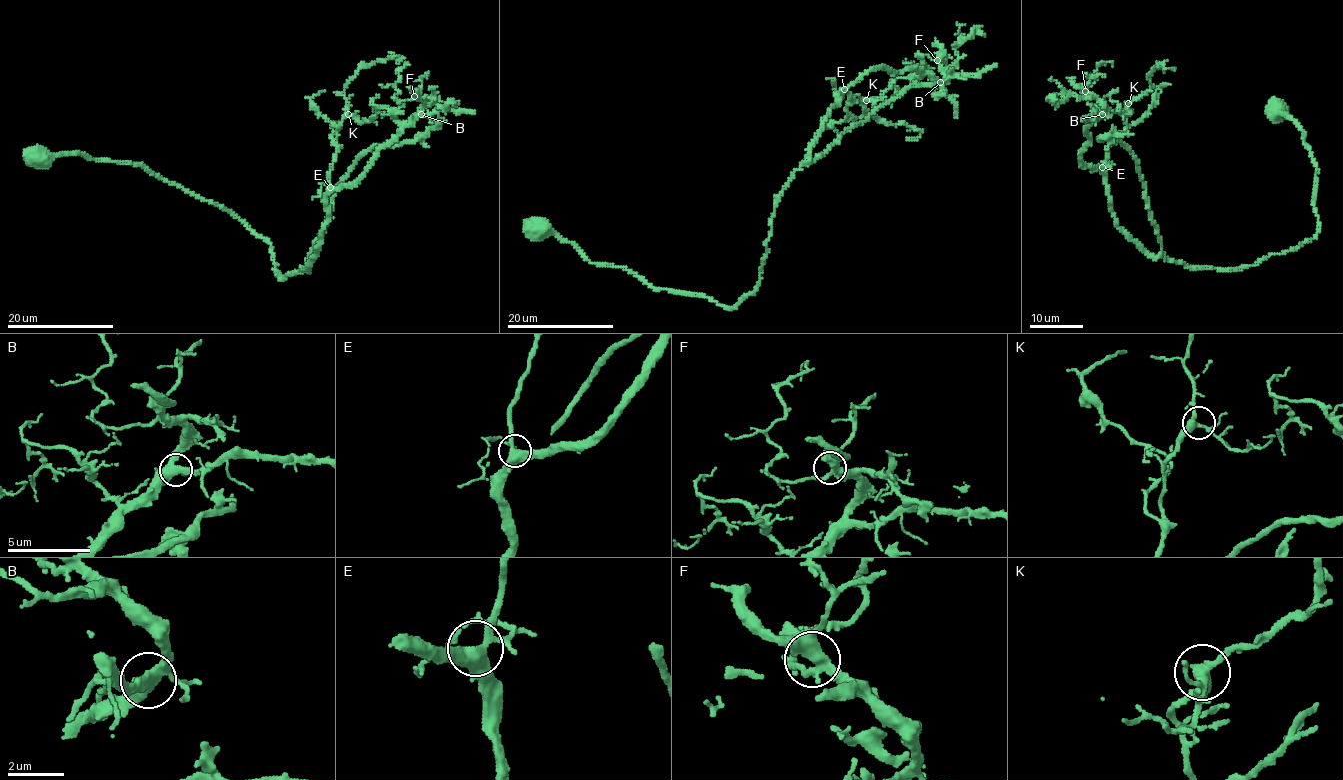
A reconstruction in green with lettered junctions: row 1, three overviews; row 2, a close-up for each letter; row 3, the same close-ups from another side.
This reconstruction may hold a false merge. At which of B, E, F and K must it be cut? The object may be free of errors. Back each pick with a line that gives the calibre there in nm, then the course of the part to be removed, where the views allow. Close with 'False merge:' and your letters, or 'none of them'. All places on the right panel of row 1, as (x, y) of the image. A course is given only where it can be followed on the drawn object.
False merge: none of them

